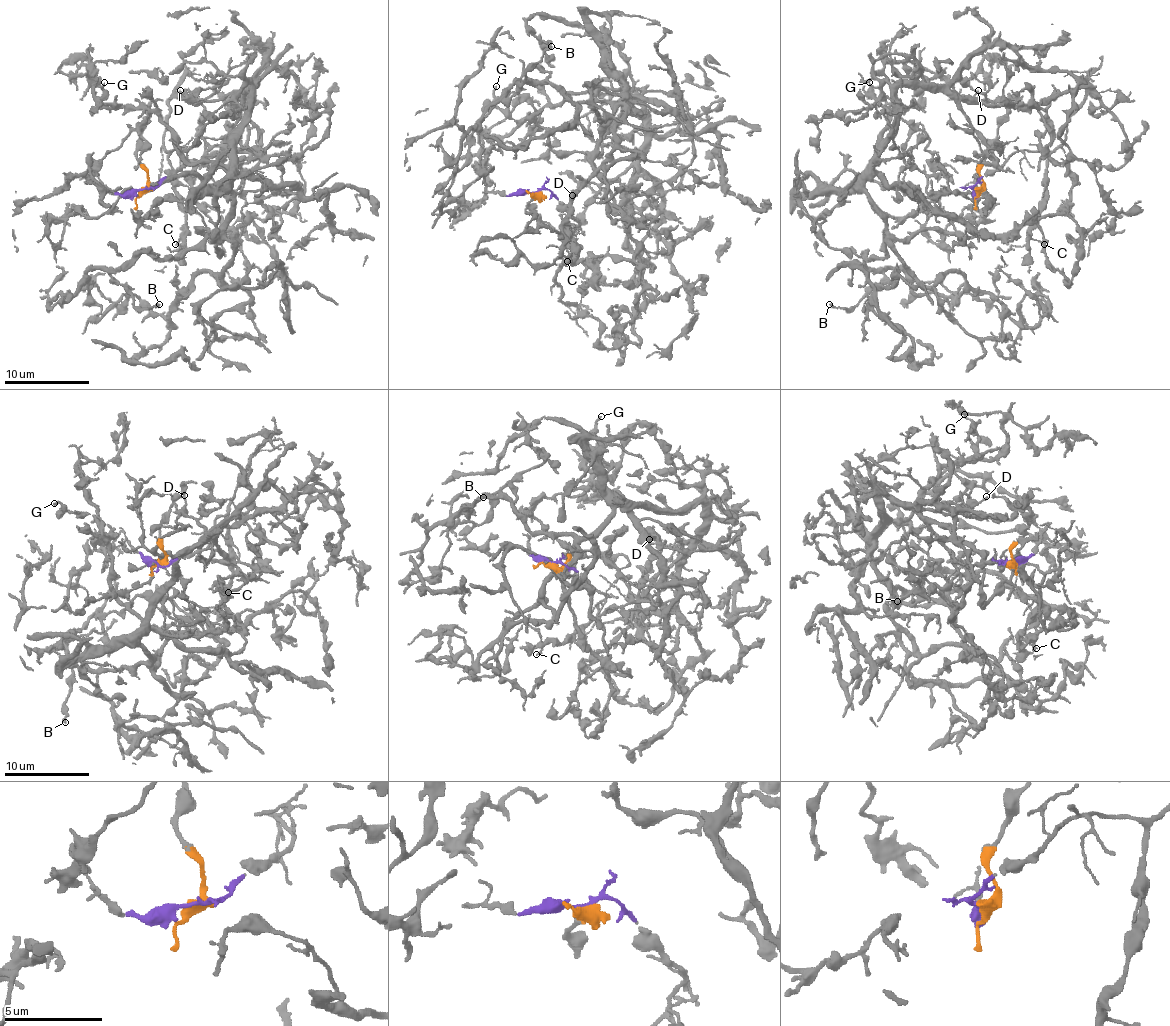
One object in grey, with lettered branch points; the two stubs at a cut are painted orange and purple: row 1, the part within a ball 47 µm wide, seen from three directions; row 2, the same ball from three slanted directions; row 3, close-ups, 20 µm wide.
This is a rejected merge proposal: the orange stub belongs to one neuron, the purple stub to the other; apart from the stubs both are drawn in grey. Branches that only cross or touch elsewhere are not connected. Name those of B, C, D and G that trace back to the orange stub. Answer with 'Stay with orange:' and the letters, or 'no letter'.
Stay with orange: B, D, G

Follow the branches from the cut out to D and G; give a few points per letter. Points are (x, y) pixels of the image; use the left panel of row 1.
D: (143, 188), (147, 167), (136, 156), (136, 139), (149, 105), (181, 97), (207, 101), (179, 90)
G: (143, 188), (136, 139), (149, 105), (251, 86), (226, 165), (190, 163), (156, 114), (102, 101), (104, 82)

